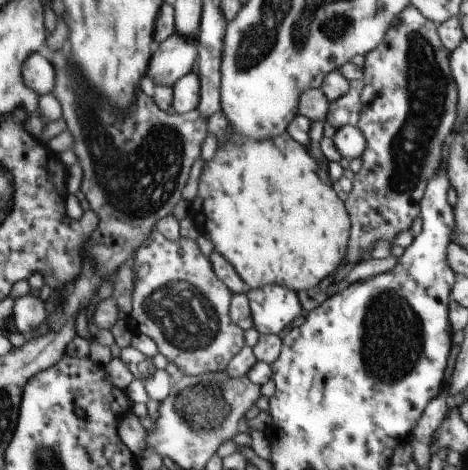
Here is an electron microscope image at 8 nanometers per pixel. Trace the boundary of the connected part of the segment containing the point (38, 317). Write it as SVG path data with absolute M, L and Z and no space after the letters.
M27 293L14 300L11 316L15 328L26 340L32 337L29 332L46 320L46 315L44 302L38 296Z

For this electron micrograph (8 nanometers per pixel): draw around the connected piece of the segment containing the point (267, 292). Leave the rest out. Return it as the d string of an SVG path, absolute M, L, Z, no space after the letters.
M265 285L246 292L252 327L260 334L274 334L291 324L299 316L299 300L288 289L279 285Z

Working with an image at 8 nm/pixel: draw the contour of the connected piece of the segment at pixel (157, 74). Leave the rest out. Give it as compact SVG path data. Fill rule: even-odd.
M174 32L157 46L153 62L149 62L149 70L145 70L145 76L153 84L172 88L179 78L191 72L195 60L195 39L181 39Z

